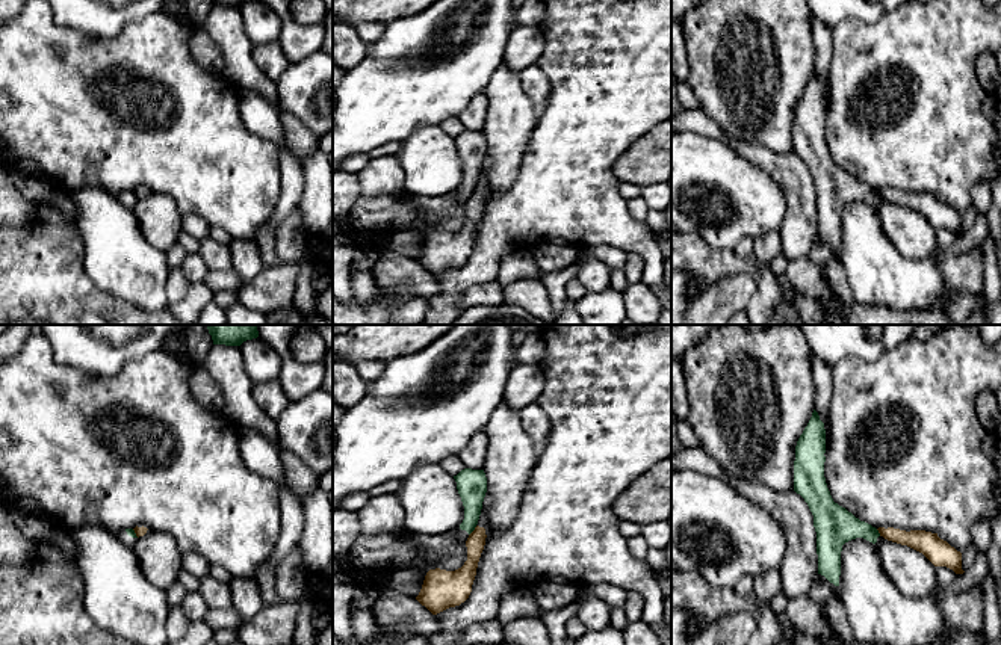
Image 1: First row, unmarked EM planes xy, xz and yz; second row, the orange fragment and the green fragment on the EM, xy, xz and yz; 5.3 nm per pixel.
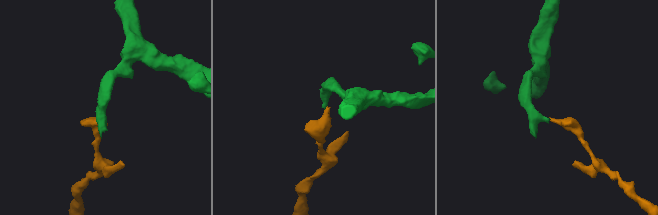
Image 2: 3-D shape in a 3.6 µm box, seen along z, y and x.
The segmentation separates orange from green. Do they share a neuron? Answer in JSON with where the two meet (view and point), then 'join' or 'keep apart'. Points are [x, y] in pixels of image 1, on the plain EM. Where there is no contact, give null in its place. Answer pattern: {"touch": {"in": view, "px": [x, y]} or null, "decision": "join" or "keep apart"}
{"touch": {"in": "xz", "px": [474, 192]}, "decision": "keep apart"}

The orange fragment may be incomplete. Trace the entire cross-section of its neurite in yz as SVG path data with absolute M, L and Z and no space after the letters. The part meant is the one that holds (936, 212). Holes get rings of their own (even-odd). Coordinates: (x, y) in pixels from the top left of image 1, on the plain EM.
M879 189L880 198L888 202L907 207L922 214L934 228L947 228L956 236L963 236L962 214L951 208L947 202L941 201L937 195L925 192L900 192L894 189Z

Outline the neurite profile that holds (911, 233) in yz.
M888 201L875 204L883 230L906 258L928 260L937 246L936 228L919 213Z

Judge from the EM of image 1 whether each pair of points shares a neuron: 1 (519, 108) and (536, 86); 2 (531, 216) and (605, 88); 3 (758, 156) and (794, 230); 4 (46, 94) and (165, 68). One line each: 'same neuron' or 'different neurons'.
1: different neurons
2: same neuron
3: same neuron
4: same neuron

